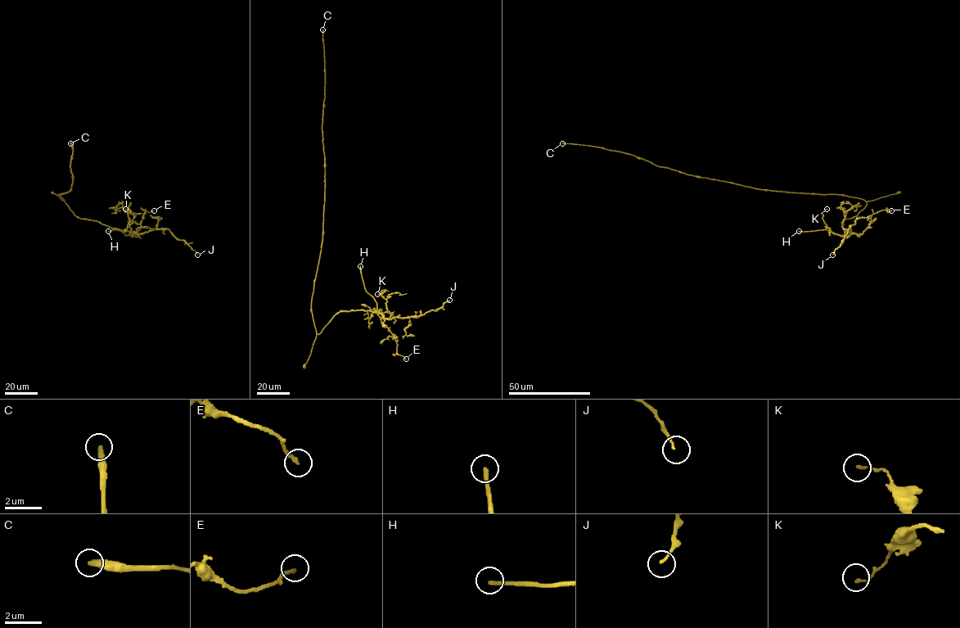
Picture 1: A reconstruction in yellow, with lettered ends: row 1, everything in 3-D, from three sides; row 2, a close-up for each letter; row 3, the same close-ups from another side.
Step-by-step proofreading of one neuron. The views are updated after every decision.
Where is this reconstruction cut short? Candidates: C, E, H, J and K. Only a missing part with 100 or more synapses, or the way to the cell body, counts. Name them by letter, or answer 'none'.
C, H

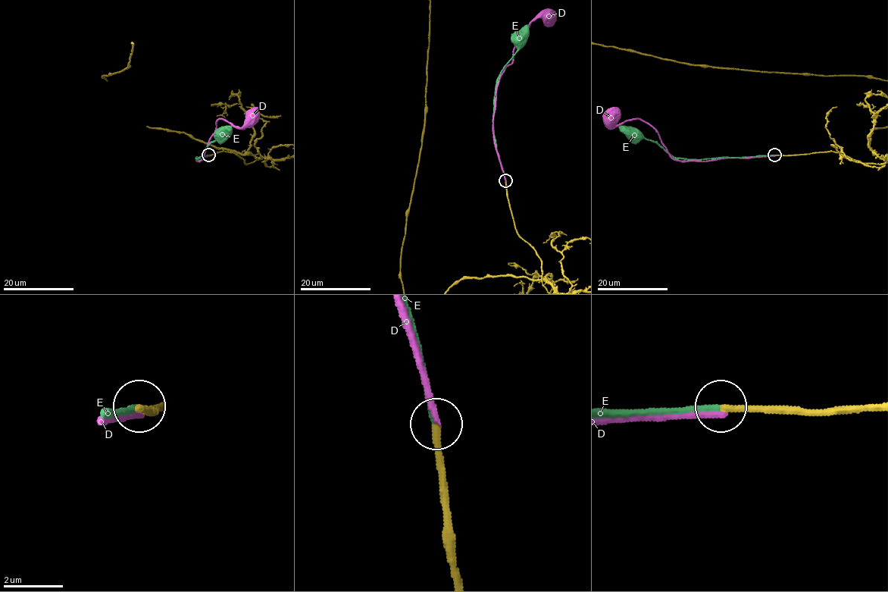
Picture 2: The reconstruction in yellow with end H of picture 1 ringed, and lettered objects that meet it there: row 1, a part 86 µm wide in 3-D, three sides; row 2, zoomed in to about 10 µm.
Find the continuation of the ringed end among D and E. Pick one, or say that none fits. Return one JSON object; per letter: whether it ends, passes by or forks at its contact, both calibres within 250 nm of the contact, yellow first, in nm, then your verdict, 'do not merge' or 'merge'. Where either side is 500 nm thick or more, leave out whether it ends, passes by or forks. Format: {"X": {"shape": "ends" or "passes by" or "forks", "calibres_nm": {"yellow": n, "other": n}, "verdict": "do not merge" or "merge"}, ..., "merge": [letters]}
{"D": {"shape": "ends", "calibres_nm": {"yellow": 280, "other": 190}, "verdict": "do not merge"}, "E": {"shape": "ends", "calibres_nm": {"yellow": 240, "other": 240}, "verdict": "merge"}, "merge": ["E"]}

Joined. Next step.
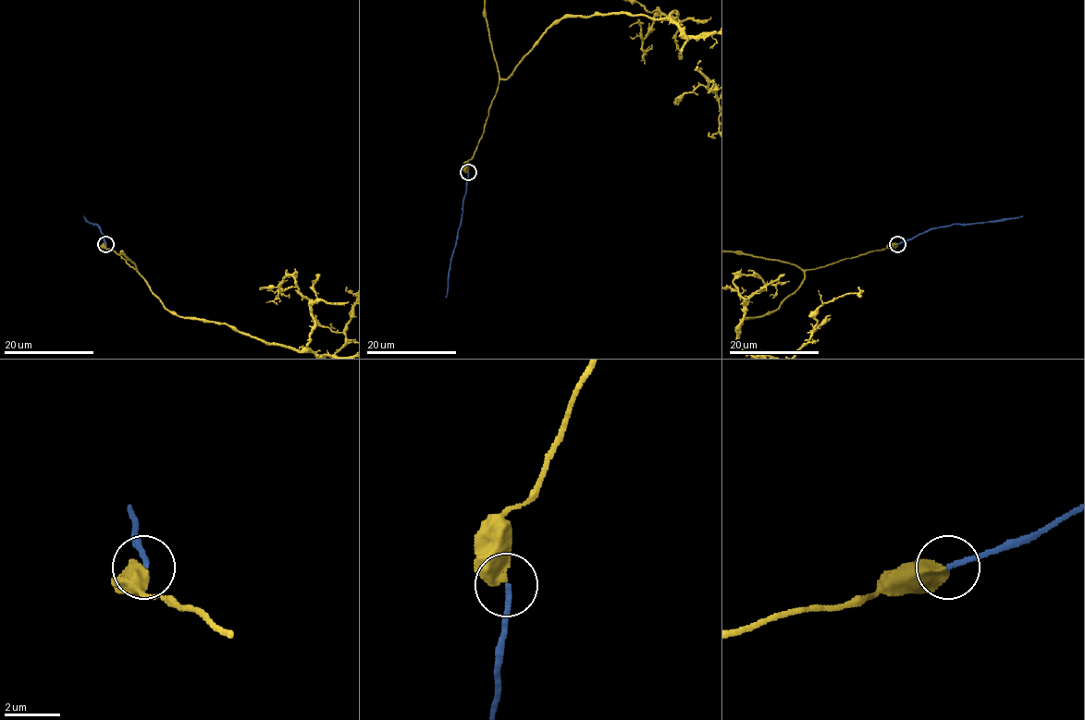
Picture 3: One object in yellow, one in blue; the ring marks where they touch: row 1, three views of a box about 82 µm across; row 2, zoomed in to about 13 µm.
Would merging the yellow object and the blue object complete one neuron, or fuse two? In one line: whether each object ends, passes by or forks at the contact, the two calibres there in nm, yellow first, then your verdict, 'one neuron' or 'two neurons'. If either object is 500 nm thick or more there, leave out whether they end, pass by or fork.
calibres 550 and 160 nm; one neuron

